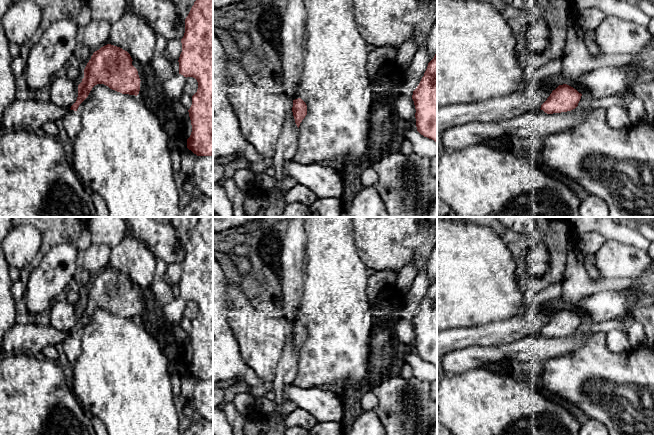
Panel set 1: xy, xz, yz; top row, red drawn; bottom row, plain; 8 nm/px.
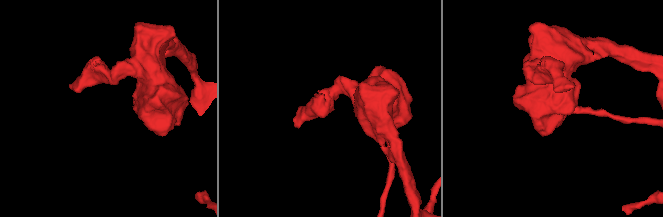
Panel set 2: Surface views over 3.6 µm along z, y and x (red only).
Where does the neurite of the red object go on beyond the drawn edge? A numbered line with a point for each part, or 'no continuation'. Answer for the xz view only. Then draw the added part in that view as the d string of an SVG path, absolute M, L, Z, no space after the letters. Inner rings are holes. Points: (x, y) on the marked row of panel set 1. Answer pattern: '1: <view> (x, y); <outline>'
1: xz (261, 116); M228 58L227 93L238 118L241 135L263 156L273 159L293 100L284 94L267 94L251 81L244 59Z

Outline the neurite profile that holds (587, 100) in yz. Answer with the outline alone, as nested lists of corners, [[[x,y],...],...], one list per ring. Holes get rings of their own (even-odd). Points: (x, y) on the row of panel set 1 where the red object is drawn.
[[[586,92],[582,94],[581,99],[578,103],[578,106],[583,107],[583,108],[591,107],[593,109],[595,108],[607,109],[612,105],[618,105],[627,110],[627,104],[628,104],[627,96],[622,96],[622,97],[612,96],[612,97],[605,97],[605,98],[594,98],[589,92]]]

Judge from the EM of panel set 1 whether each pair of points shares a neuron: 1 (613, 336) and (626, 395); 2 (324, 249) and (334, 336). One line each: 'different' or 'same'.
1: different
2: same

